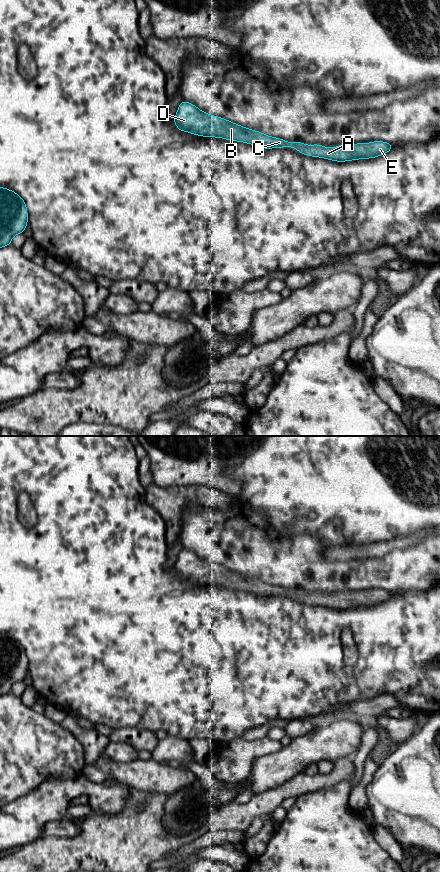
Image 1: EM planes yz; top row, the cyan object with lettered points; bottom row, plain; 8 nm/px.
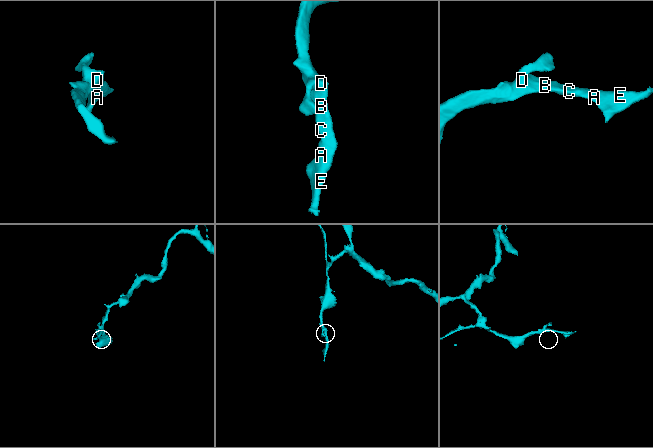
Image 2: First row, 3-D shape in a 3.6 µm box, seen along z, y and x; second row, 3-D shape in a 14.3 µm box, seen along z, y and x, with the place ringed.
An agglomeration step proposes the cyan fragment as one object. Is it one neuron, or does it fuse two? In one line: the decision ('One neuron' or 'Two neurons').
One neuron

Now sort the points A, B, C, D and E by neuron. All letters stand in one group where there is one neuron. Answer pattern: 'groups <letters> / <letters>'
groups A B C D E

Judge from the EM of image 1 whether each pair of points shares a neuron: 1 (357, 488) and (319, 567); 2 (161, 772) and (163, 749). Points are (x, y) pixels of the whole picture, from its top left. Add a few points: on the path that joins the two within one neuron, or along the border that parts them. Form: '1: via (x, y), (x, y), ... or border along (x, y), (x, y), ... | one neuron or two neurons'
1: border along (307, 533), (316, 535), (326, 548) | two neurons
2: border along (152, 758), (167, 763) | two neurons

